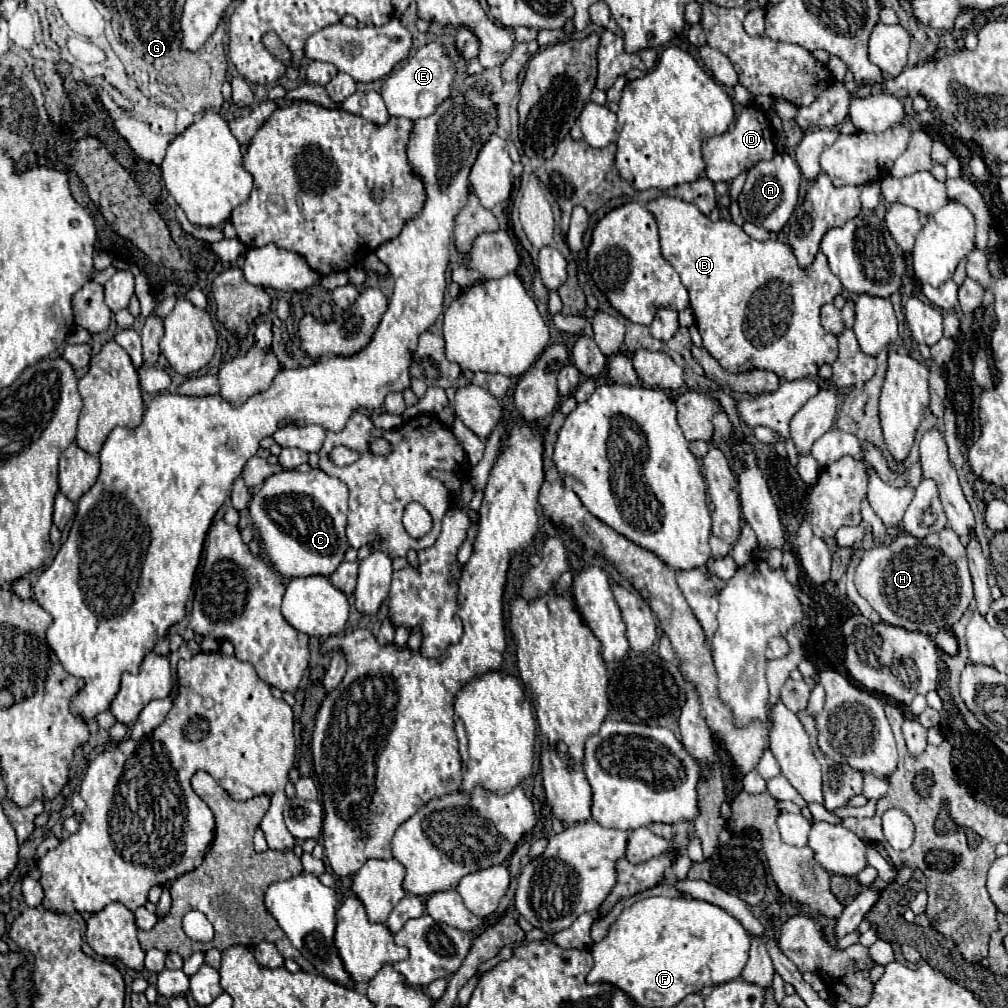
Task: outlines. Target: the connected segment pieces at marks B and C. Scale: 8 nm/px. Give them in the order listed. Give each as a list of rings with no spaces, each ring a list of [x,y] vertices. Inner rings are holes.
[[[659,197],[647,203],[647,209],[657,219],[661,253],[665,261],[679,273],[681,283],[689,291],[691,309],[695,313],[695,323],[703,337],[703,347],[727,369],[727,371],[747,371],[747,369],[767,369],[779,375],[781,381],[805,379],[817,375],[823,363],[833,363],[837,359],[837,337],[827,333],[819,321],[819,309],[833,301],[843,291],[841,281],[831,273],[827,257],[819,251],[811,267],[799,267],[791,247],[777,239],[757,241],[749,237],[733,221],[711,221],[693,203],[679,197]],[[763,283],[791,283],[791,295],[755,295]]]
[[[311,469],[307,473],[301,471],[279,471],[265,479],[263,487],[253,495],[251,505],[253,525],[261,533],[261,541],[267,547],[267,553],[273,561],[273,567],[285,577],[307,577],[307,575],[331,575],[345,557],[347,551],[347,485],[323,473],[321,469]]]

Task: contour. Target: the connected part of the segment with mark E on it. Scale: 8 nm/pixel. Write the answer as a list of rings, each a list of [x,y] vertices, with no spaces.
[[[431,41],[423,47],[419,47],[415,55],[407,57],[403,61],[401,69],[393,71],[383,81],[381,95],[383,95],[383,101],[387,105],[389,115],[391,117],[405,117],[405,119],[415,121],[415,119],[421,119],[421,117],[427,117],[427,115],[435,113],[439,103],[443,103],[451,95],[453,77],[455,77],[453,61],[451,61],[445,45],[441,45],[437,41]]]

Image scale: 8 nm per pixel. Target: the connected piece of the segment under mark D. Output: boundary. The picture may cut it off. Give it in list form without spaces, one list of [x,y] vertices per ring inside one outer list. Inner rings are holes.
[[[753,105],[744,107],[738,119],[725,132],[725,135],[709,139],[703,145],[703,149],[705,149],[703,153],[705,153],[705,159],[707,159],[707,177],[713,183],[717,183],[717,181],[733,181],[743,169],[753,167],[757,161],[771,159],[775,155],[773,134],[770,122],[764,111]],[[745,111],[749,111],[749,113],[745,113]]]

